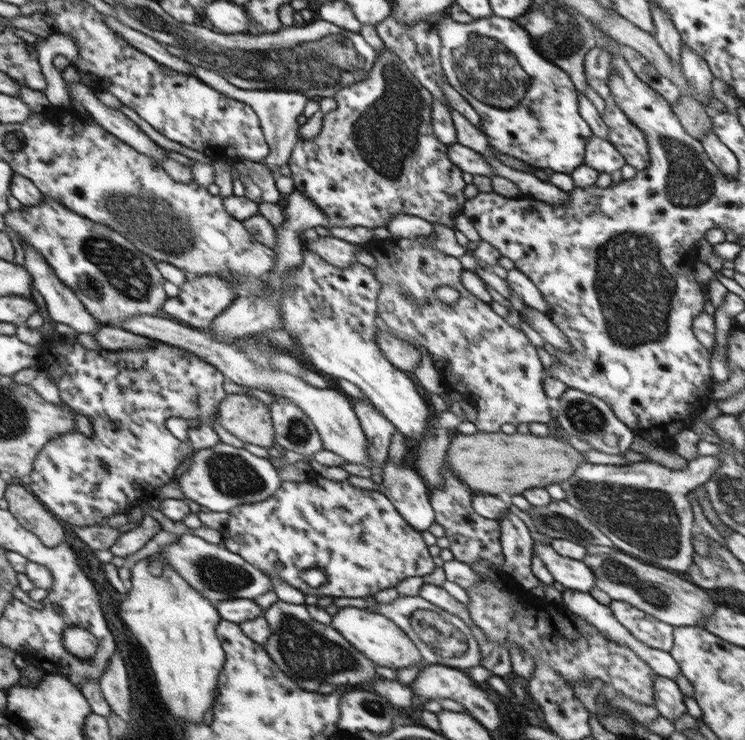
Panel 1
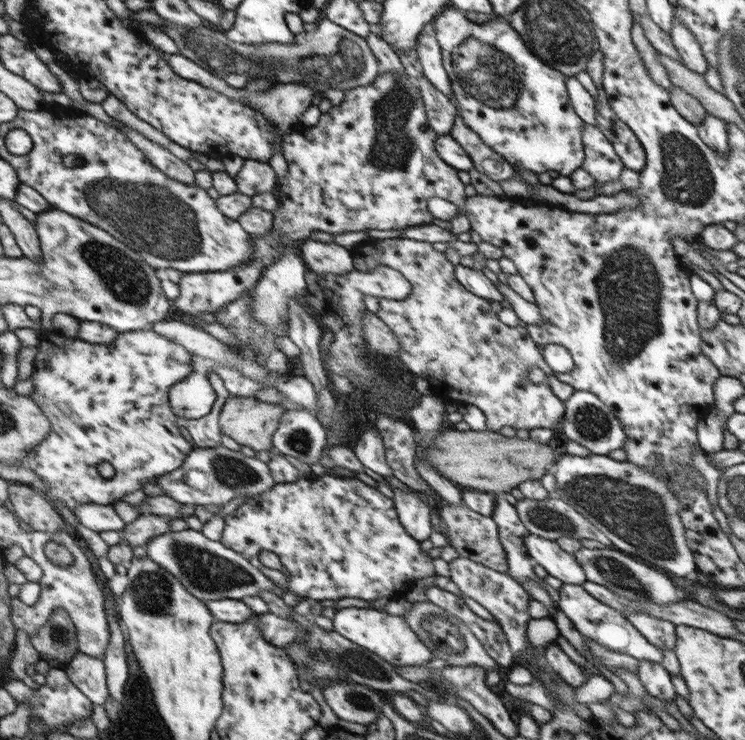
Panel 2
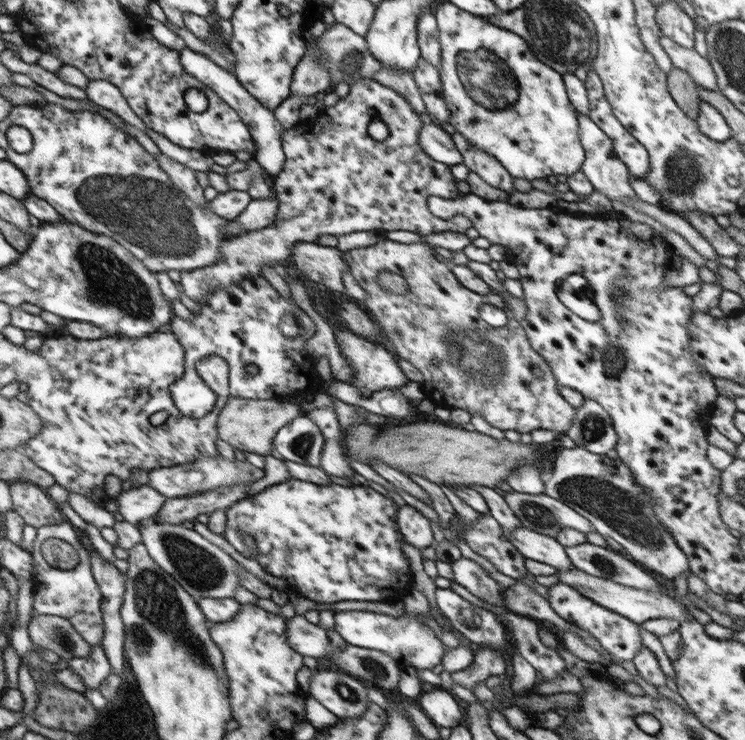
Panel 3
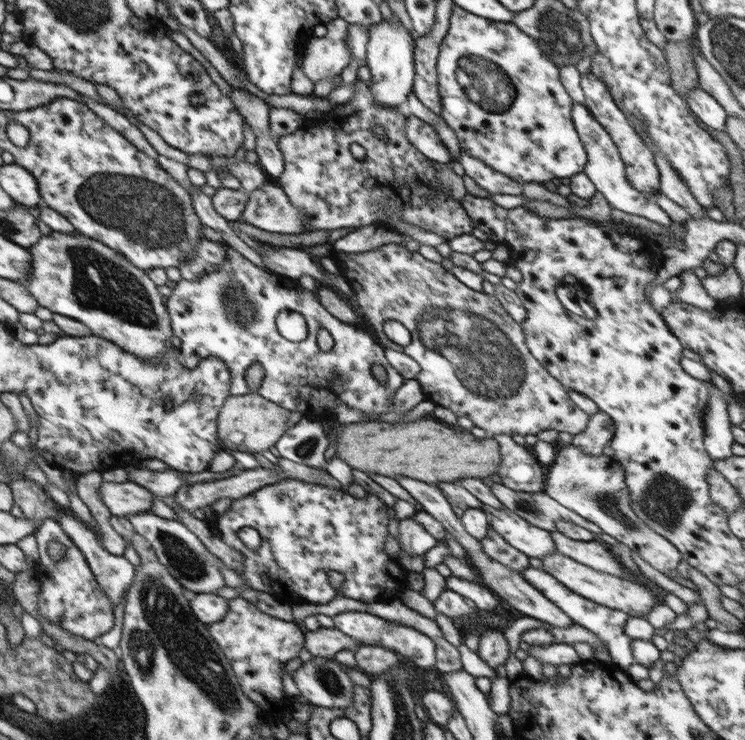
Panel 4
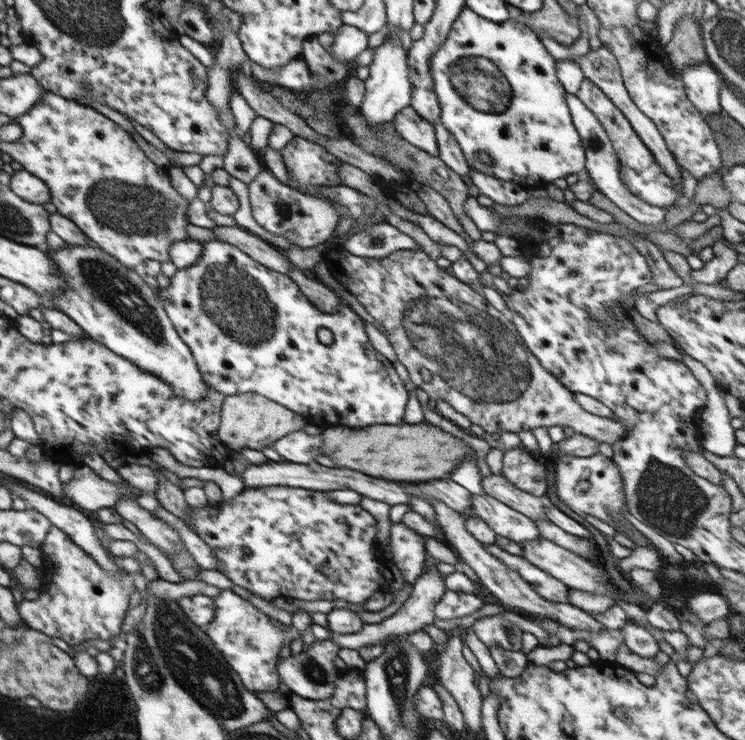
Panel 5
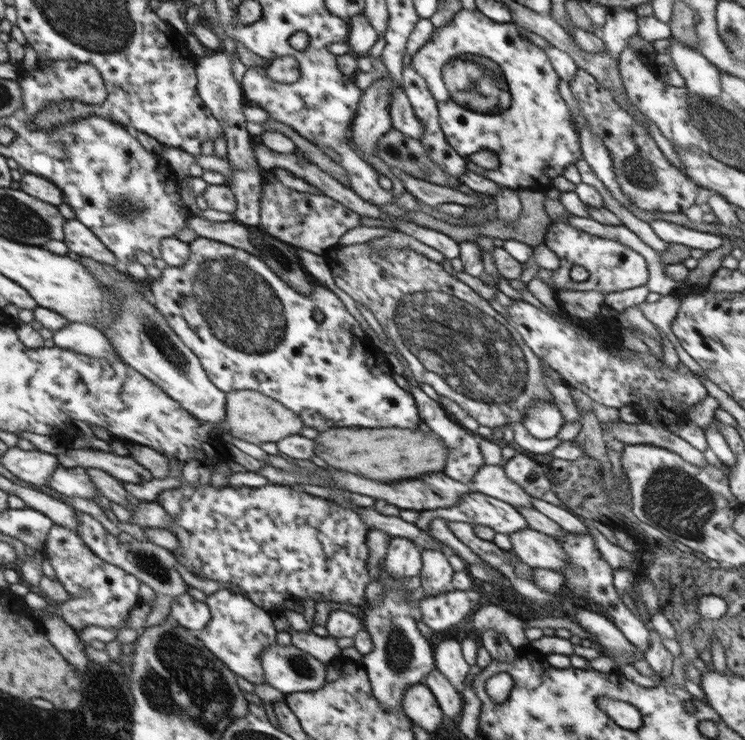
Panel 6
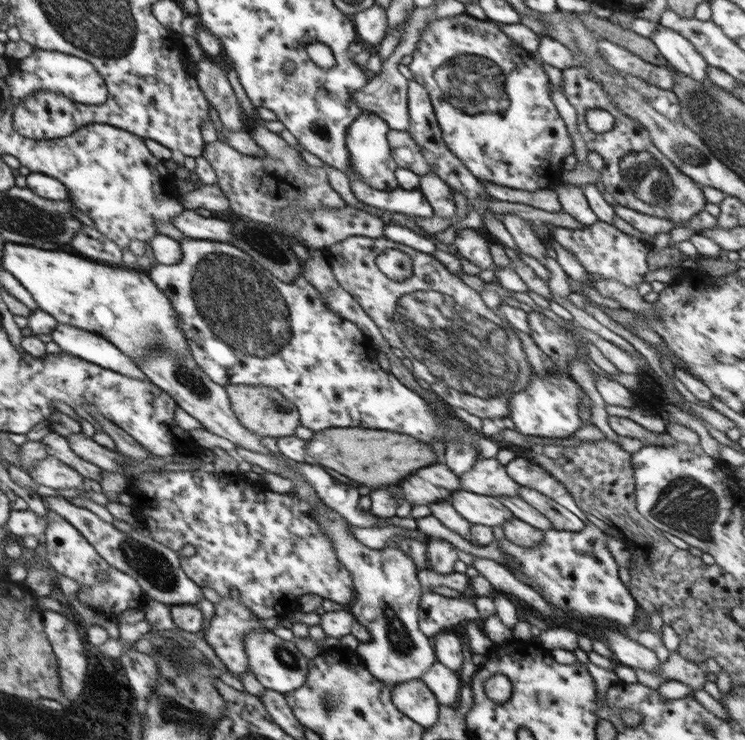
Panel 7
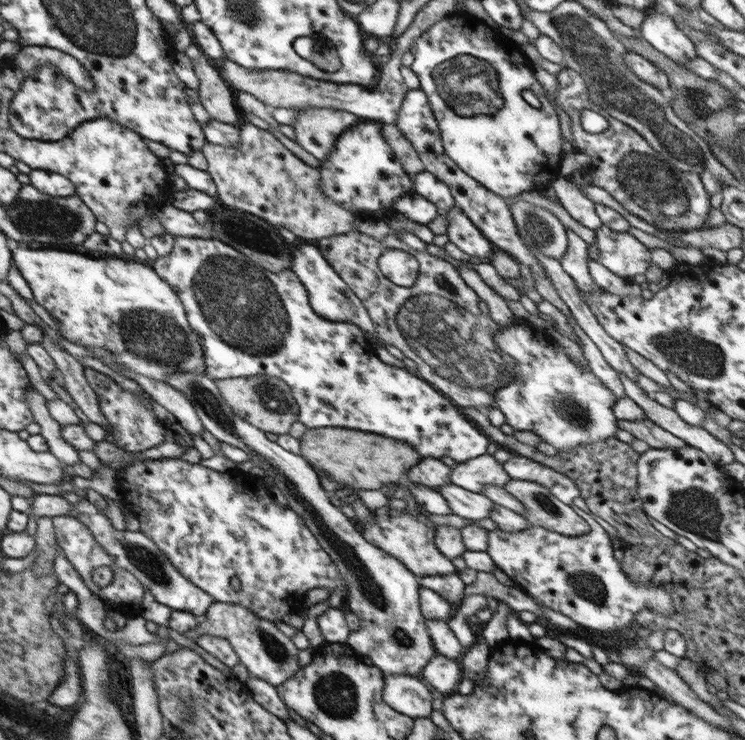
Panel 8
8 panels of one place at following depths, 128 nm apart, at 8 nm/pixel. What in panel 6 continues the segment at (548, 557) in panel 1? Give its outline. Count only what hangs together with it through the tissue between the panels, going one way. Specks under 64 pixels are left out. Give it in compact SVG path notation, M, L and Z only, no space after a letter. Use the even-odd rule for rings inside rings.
M474 490L464 494L460 502L450 508L424 510L419 516L415 526L422 531L429 529L434 518L466 522L472 526L480 524L494 530L495 533L509 536L529 528L528 522L516 507Z

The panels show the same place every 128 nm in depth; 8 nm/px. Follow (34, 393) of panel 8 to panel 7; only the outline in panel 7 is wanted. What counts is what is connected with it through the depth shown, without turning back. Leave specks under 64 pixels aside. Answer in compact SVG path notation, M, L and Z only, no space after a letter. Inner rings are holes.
M51 431L41 439L41 444L46 448L46 453L49 456L59 459L60 462L67 466L75 468L83 477L92 479L97 488L98 482L102 480L102 469L86 460L78 458L70 450L67 438Z

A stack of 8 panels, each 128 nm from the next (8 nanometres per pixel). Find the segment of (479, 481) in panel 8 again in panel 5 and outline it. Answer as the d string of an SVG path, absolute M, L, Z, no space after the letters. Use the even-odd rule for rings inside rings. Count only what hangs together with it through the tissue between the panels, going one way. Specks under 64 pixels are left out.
M502 474L482 477L482 487L484 492L492 498L503 502L514 510L524 514L532 521L546 521L547 516L544 508L550 504L544 497L538 497L524 490L516 488L512 482L508 482Z

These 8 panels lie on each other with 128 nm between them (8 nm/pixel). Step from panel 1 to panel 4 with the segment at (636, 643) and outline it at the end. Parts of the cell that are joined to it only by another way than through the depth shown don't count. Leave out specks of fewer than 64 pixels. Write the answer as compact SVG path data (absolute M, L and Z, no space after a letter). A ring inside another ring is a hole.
M528 566L526 570L522 570L522 575L533 588L542 592L550 602L554 602L556 606L560 607L562 612L568 614L570 620L574 620L574 623L580 624L582 628L594 632L598 638L604 640L604 644L606 644L607 650L611 656L611 662L616 664L620 670L626 670L627 667L635 662L630 646L632 639L624 633L624 626L626 626L626 622L628 622L629 614L622 612L620 609L612 609L608 608L608 606L592 602L576 594L574 591L566 588L557 578L548 574L545 570L536 570L534 566Z

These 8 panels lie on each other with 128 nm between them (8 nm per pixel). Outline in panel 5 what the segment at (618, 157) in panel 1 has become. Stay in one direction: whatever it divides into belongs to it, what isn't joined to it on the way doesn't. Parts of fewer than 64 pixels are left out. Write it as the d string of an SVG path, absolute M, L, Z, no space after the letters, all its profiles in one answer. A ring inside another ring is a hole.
M566 94L566 103L568 103L571 118L579 132L579 137L584 147L586 157L584 173L588 174L589 178L596 184L598 187L597 191L640 223L657 226L665 224L665 207L654 206L644 201L644 199L638 198L632 192L629 192L624 182L622 182L620 178L620 163L616 156L616 151L614 151L612 141L608 138L596 115L574 94Z

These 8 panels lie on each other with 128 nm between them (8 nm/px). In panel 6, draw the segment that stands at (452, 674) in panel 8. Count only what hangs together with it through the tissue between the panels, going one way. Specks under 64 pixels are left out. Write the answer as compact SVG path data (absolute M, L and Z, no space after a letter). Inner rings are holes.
M437 669L427 675L424 684L434 693L444 716L461 716L464 704L462 694Z

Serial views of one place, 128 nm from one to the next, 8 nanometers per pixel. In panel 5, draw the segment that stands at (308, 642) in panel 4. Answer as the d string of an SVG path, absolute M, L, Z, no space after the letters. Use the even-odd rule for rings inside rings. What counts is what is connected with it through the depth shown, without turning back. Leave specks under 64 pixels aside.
M437 563L424 571L412 584L413 590L409 598L402 604L393 615L386 617L380 623L365 624L360 632L350 634L338 634L336 631L330 631L332 637L330 641L338 644L338 648L350 648L350 650L360 650L364 646L382 645L386 640L392 637L400 637L402 634L416 632L427 624L432 624L435 618L434 606L442 598L446 586L444 586L444 574L438 572Z

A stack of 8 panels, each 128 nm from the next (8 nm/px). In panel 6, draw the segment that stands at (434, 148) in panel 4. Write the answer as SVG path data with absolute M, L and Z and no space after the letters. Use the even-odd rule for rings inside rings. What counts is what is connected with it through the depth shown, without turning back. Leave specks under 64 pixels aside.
M396 88L390 96L391 128L402 134L420 141L424 136L424 127L420 119L416 117L411 102L402 88Z

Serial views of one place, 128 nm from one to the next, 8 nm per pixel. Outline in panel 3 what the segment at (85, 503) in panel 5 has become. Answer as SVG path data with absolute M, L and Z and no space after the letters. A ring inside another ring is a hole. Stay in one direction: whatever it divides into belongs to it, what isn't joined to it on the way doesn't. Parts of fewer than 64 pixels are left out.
M135 484L130 490L122 490L114 498L118 506L116 515L125 522L137 525L146 518L154 517L166 499L149 484Z

